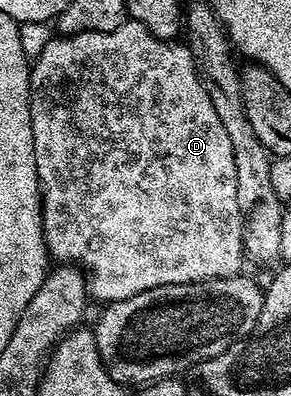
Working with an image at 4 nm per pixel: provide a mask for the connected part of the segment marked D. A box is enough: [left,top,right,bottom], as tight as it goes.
[30,20,244,304]

